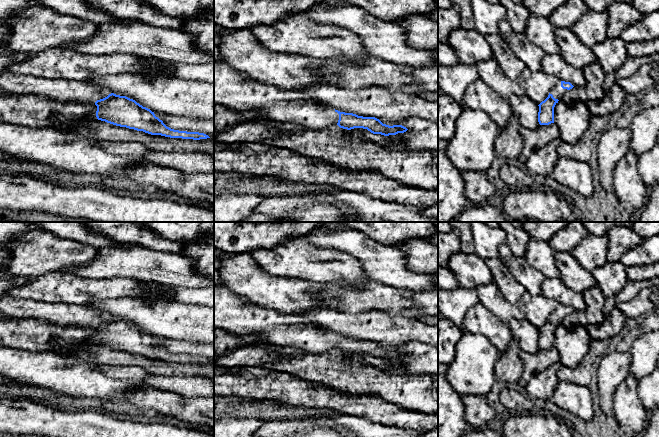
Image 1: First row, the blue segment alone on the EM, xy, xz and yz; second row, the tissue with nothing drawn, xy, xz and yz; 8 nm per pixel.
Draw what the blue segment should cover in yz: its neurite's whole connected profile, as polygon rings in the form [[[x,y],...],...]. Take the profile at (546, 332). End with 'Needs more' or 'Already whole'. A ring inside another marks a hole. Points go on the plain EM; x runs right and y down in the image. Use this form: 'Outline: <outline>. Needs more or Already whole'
Outline: [[[559,304],[550,315],[548,321],[542,325],[539,330],[538,346],[540,349],[549,349],[554,347],[554,331],[563,319],[574,310],[570,306]]]. Needs more

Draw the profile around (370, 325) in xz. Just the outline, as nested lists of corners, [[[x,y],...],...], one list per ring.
[[[321,306],[300,314],[324,331],[363,341],[386,345],[410,342],[438,347],[438,326],[428,325],[414,316],[398,314],[394,317],[381,310],[346,313]]]

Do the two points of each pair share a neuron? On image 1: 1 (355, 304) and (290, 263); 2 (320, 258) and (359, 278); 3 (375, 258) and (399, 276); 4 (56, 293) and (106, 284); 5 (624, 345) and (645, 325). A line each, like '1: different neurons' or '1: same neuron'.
1: different neurons
2: same neuron
3: same neuron
4: same neuron
5: same neuron

